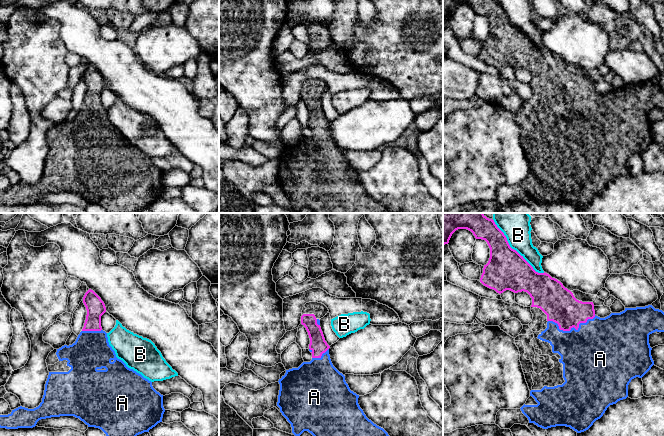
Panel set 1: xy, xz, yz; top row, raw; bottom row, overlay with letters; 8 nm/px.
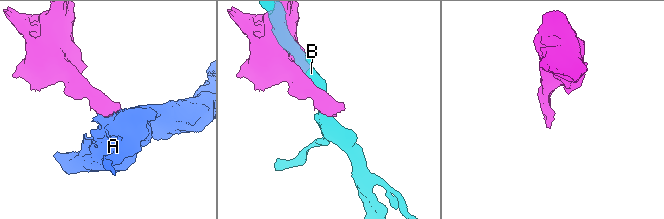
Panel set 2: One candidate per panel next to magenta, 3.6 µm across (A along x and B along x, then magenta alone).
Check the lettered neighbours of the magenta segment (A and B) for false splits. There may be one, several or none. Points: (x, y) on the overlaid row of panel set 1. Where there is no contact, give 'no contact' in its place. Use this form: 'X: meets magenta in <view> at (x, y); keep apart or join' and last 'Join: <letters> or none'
A: meets magenta in yz at (571, 327); join
B: meets magenta in yz at (513, 249); keep apart
Join: A

